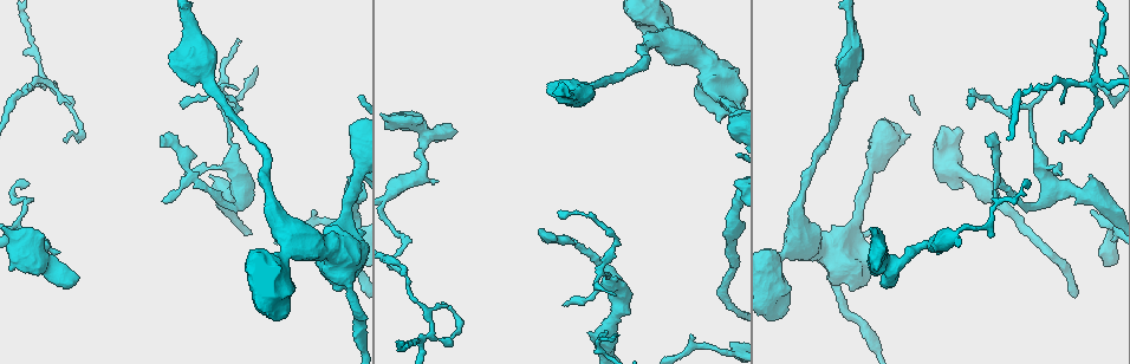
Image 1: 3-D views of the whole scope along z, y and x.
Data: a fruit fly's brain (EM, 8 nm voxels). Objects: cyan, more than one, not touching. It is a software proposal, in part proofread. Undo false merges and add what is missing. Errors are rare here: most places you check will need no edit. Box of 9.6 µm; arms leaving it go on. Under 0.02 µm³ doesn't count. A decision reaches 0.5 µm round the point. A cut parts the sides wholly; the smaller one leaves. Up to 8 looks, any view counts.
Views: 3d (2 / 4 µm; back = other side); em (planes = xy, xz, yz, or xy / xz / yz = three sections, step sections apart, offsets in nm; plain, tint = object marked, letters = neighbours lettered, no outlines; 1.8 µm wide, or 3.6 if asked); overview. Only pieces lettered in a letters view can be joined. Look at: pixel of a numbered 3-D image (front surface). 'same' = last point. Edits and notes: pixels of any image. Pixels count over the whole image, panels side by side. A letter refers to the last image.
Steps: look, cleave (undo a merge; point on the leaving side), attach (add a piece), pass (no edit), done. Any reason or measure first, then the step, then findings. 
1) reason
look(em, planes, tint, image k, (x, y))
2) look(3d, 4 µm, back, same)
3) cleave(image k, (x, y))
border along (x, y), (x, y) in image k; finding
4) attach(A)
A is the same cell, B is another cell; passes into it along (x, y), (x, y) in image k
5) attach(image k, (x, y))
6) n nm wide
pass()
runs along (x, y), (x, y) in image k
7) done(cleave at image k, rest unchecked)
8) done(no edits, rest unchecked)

four or more arms meet
look(3d, 2 µm, image 1, (1094, 91))

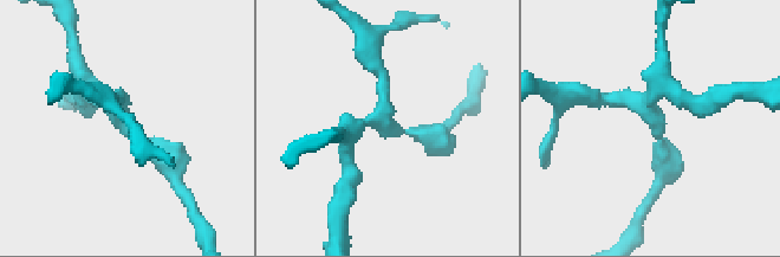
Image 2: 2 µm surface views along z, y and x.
4 arms; shape alone is not enough
look(em, planes, letters, image 2, (380, 120))

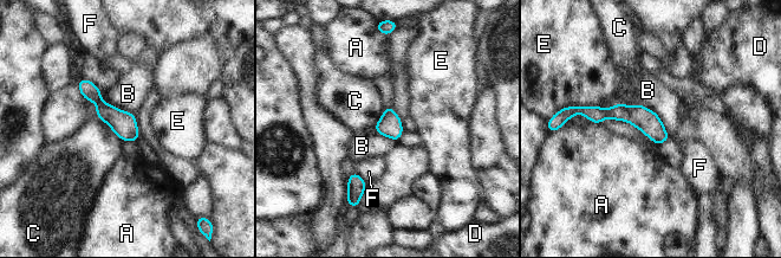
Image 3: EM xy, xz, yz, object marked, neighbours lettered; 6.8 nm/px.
pass()
A, B, C, D, E and F are other cells; runs along (584, 109), (637, 115), (664, 137) in image 3; all the same neuron

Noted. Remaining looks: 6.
branch stops here
look(em, planes, tint, image 1, (987, 138))

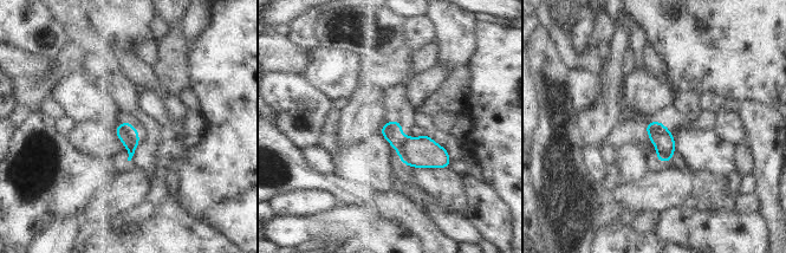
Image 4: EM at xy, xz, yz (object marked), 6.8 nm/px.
what lies round it
look(em, planes, letters, same)

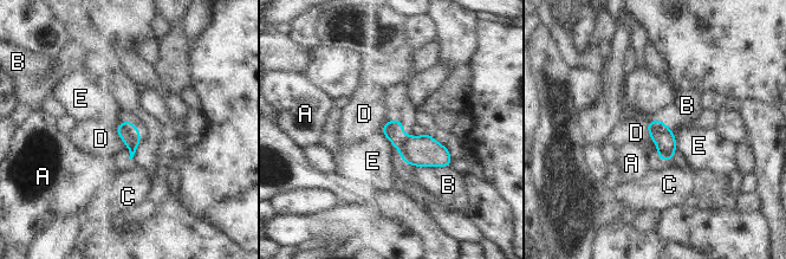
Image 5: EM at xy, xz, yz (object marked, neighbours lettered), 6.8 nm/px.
pass()
A, B, C, D and E are other cells; no lettered piece goes on from it

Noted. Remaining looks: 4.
tapers out
look(3d, 2 µm, image 1, (27, 184))

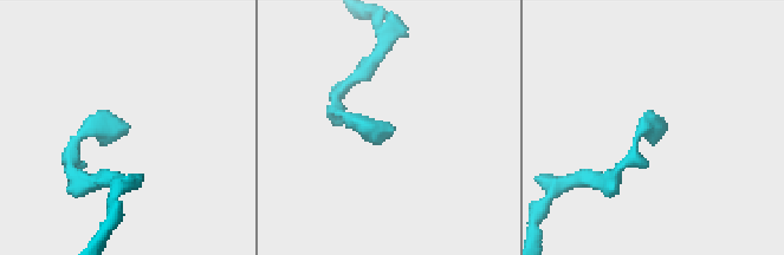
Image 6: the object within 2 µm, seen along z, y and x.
look(em, xz, step 4, letters, image 6, (659, 124))

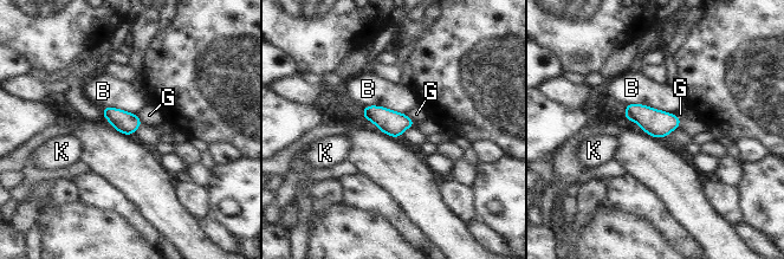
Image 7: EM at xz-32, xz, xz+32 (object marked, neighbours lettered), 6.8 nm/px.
another direction
look(em, planes, letters, same)

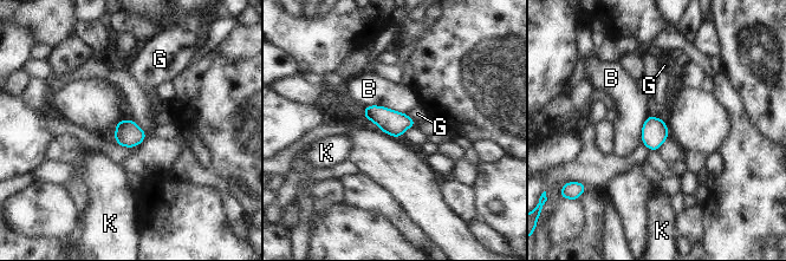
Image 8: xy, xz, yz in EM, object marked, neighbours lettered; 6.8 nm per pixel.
170 nm wide; B touches over 300 nm
pass()
B, G and K are other cells; no lettered piece goes on from it

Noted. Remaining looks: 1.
done(no edits, rest unchecked)

